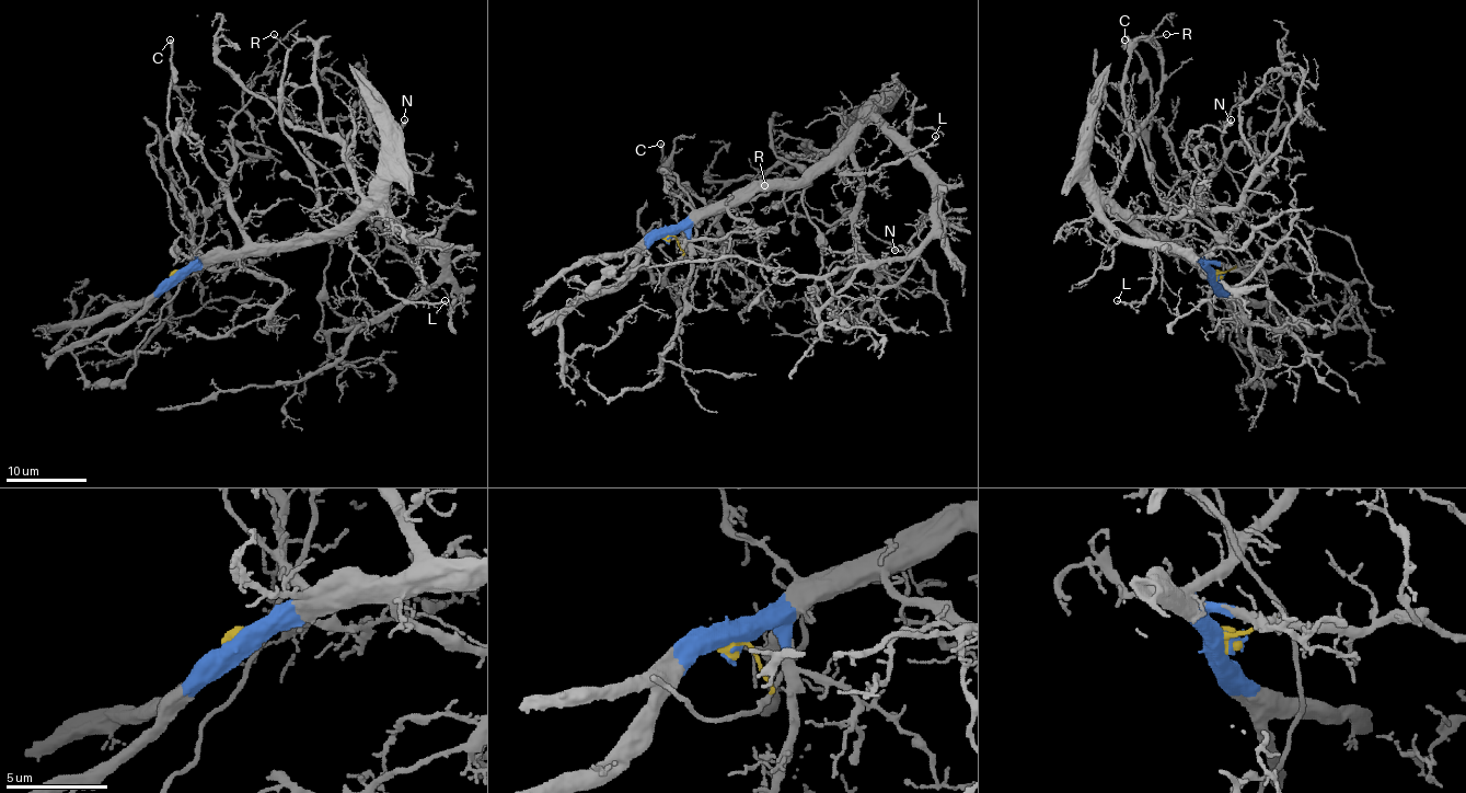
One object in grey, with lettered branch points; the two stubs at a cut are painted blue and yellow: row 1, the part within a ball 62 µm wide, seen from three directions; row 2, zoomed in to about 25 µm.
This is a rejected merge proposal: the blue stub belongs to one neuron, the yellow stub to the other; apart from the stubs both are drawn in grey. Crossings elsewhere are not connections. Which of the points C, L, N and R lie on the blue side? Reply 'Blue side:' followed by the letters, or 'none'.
Blue side: L, N, R

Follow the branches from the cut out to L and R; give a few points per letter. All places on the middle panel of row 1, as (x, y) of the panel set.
L: (668, 234), (748, 199), (764, 187), (798, 187), (832, 168), (841, 175), (877, 172), (923, 149), (935, 136)
R: (668, 234), (764, 187), (803, 186), (853, 131), (832, 149), (808, 141), (780, 175), (768, 172), (764, 186)

